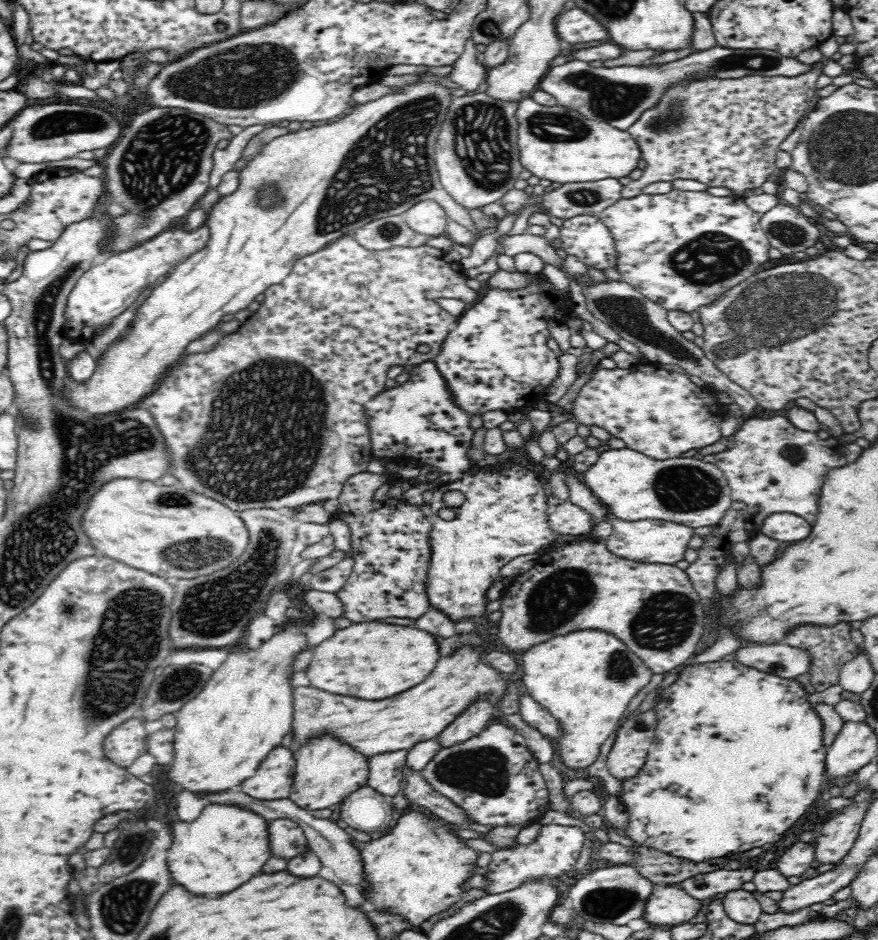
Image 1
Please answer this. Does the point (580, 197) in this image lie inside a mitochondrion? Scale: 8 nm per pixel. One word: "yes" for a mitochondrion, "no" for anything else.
yes

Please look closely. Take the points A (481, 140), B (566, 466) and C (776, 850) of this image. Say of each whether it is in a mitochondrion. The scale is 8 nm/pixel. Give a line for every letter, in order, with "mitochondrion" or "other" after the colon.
A: mitochondrion
B: other
C: other

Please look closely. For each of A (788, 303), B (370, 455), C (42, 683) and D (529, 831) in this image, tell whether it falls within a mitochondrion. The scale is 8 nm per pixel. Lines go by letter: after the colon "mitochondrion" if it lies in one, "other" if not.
A: mitochondrion
B: other
C: other
D: other

